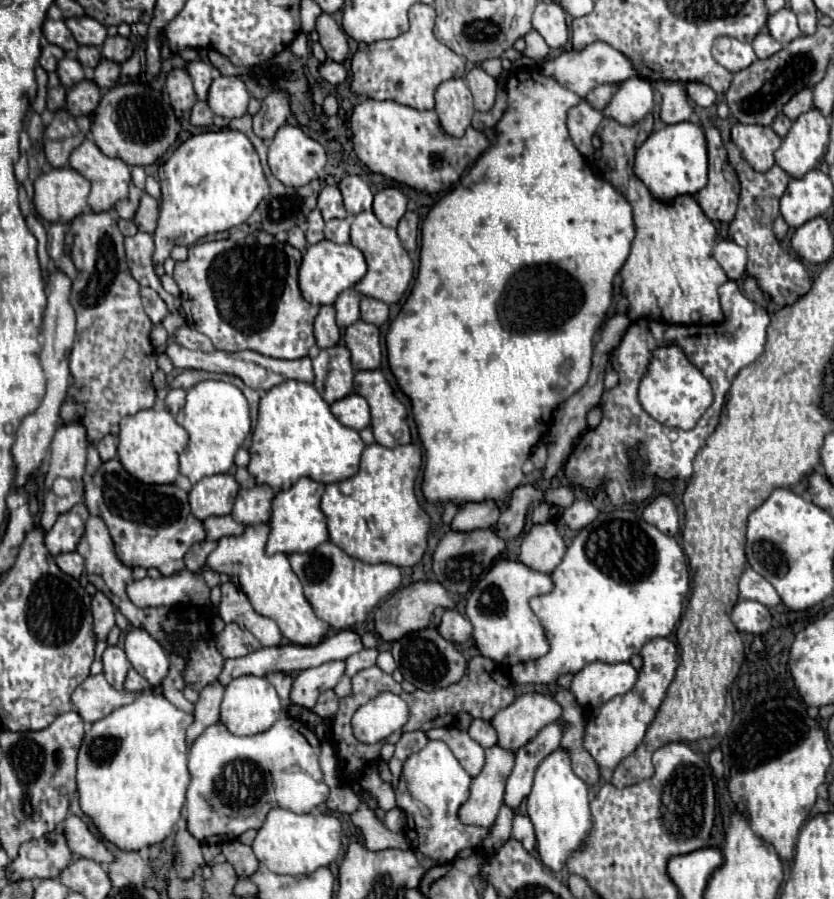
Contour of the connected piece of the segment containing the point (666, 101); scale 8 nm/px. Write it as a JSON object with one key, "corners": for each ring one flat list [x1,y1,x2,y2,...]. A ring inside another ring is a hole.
{"corners":[[657,80,653,88,663,96,661,102,661,120,665,124,677,124,689,120,693,114,691,100,687,96,685,82,671,82,671,80]]}

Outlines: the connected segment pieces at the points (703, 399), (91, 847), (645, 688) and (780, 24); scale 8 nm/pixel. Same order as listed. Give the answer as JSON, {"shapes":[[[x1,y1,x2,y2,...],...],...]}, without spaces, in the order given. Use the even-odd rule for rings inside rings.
{"shapes":[[[661,346,653,350,649,368,639,384,639,402,643,410,665,426,675,426,681,430,691,430,699,418,713,404,713,390,709,380,701,370,687,358,681,346]],[[69,816,65,820,65,836,67,844,71,844,71,852,75,854,75,858,91,858,101,864,113,862,113,854,97,836,89,832,89,826,79,816]],[[655,638,649,640,641,650,643,666,639,670,639,678,635,686,623,694,615,696,609,702,605,702,601,708,593,712,593,716,587,722,585,732,585,748,595,758,595,762,601,768,615,768,623,758,627,758,635,748,641,744,645,730,653,722,661,702,667,696,667,688,675,678,675,670,679,666,679,652,677,646,669,638]],[[783,8,775,14,771,14,769,20,767,20,767,28,769,28,769,34,775,40,779,40,783,46,787,46,791,40,801,36,797,16,793,14,791,8]]]}

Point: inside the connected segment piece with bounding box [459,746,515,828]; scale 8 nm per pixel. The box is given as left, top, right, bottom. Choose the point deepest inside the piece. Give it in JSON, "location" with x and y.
{"location":[487,791]}

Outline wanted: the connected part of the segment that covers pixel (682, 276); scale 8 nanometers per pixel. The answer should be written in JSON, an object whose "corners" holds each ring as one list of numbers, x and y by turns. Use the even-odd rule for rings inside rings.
{"corners":[[651,116,643,122,637,122,635,126,621,126,613,118,605,118,597,132,603,140,601,156,611,170,607,180,619,192,623,192,623,196,633,206,637,234,631,244,631,254,621,268,623,292,627,294,631,308,629,318,637,320,651,316,671,324,715,324,723,318,717,288,727,280,723,268,711,254,715,244,715,226,703,214,693,196,685,194,671,202,661,202,653,198,649,188,635,176,633,160,641,130,645,130,647,136,651,134]]}

